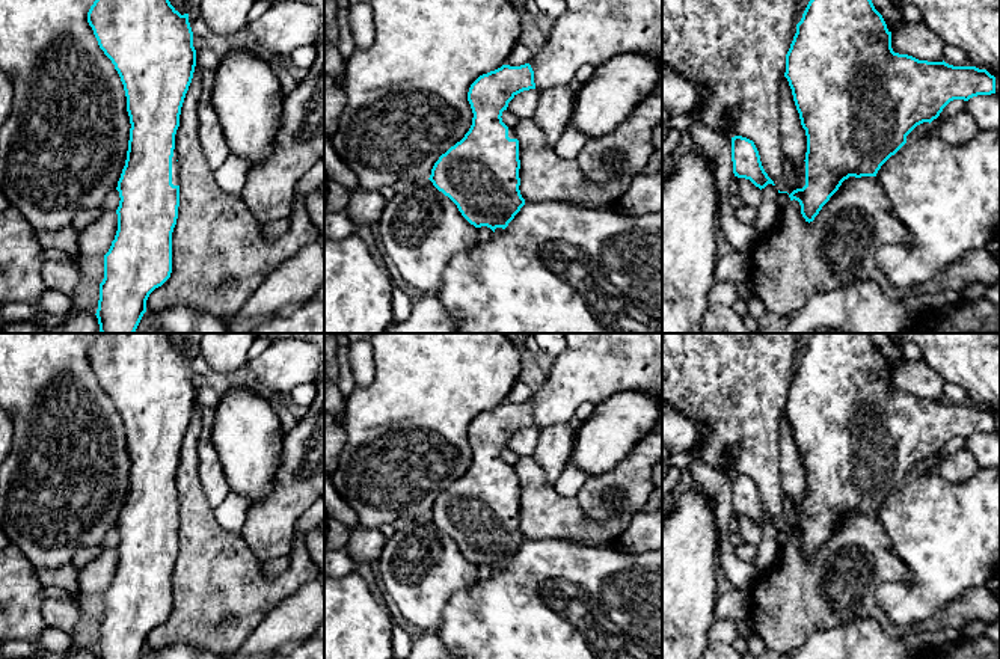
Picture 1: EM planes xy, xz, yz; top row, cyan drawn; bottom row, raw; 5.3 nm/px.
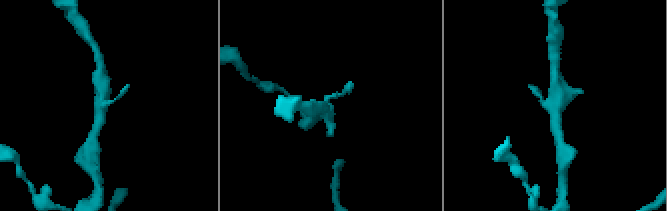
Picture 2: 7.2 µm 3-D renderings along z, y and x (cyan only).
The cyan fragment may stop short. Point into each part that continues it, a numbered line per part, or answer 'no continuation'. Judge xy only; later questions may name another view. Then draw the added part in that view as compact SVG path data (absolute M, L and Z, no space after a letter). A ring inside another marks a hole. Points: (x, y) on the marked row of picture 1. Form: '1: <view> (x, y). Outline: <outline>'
1: xy (175, 169). Outline: M173 149L173 157L172 157L172 184L179 185L179 166L176 161L176 151Z

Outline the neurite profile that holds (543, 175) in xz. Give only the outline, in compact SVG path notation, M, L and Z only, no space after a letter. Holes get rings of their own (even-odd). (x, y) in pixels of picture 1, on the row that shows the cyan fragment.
M520 119L514 134L519 140L519 190L525 202L567 201L587 207L614 207L632 181L632 176L618 176L606 184L590 181L576 160L563 160L554 152L532 119Z

